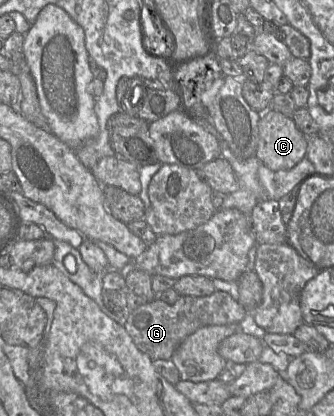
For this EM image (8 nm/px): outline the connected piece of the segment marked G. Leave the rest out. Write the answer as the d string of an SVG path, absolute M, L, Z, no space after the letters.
M215 290L209 296L179 296L173 304L154 298L130 311L123 325L135 346L151 360L169 360L182 341L209 325L239 324L247 311L230 294Z

